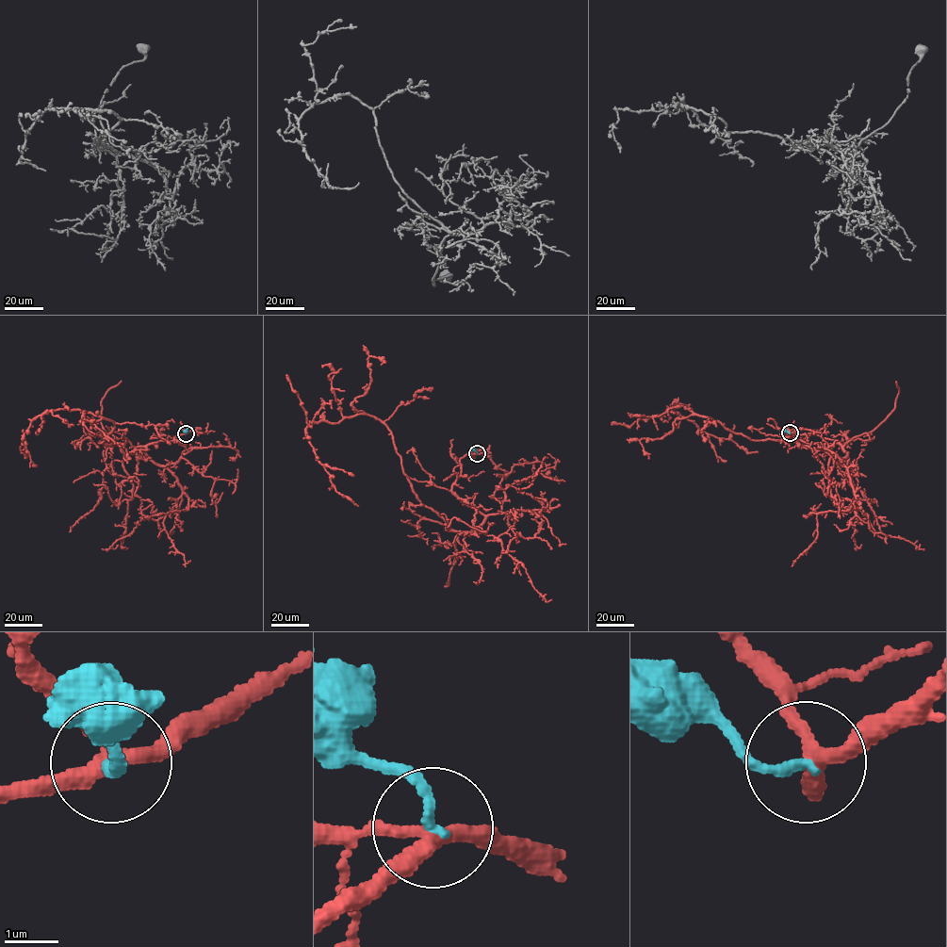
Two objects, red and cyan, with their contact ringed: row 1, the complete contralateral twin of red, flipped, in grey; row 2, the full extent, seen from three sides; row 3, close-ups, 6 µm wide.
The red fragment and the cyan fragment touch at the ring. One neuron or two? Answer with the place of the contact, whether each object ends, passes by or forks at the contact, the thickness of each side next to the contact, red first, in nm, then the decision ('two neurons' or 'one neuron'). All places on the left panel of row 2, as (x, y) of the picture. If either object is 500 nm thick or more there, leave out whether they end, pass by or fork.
at (186, 433); red forks there; cyan ends there; 280 nm thick on the red side, 190 nm on the other; two neurons

